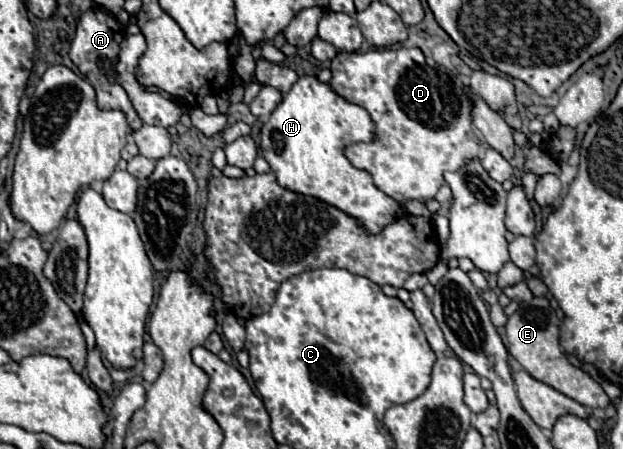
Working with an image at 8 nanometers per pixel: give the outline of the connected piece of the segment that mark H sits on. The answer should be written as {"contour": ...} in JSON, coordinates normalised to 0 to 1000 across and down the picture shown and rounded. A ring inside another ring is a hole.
{"contour":[[[490,167],[454,212],[454,225],[422,278],[419,336],[451,416],[522,448],[573,488],[586,519],[605,523],[644,483],[647,465],[599,412],[592,385],[567,376],[551,345],[551,327],[570,314],[596,314],[599,292],[599,269],[583,238],[557,229],[528,189]]]}

